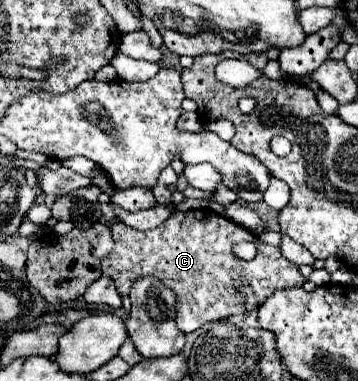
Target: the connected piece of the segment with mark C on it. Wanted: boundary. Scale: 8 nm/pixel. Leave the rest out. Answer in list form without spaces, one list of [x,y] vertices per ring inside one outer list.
[[[213,209],[173,211],[167,221],[149,231],[137,231],[123,221],[115,221],[111,235],[115,247],[101,261],[103,273],[113,279],[121,295],[129,295],[129,289],[139,277],[151,275],[161,279],[177,297],[175,321],[183,333],[191,333],[209,321],[253,311],[271,293],[301,287],[307,281],[299,267],[289,263],[275,245],[259,243],[257,255],[251,261],[237,257],[233,247],[241,241],[257,241],[257,237]]]

